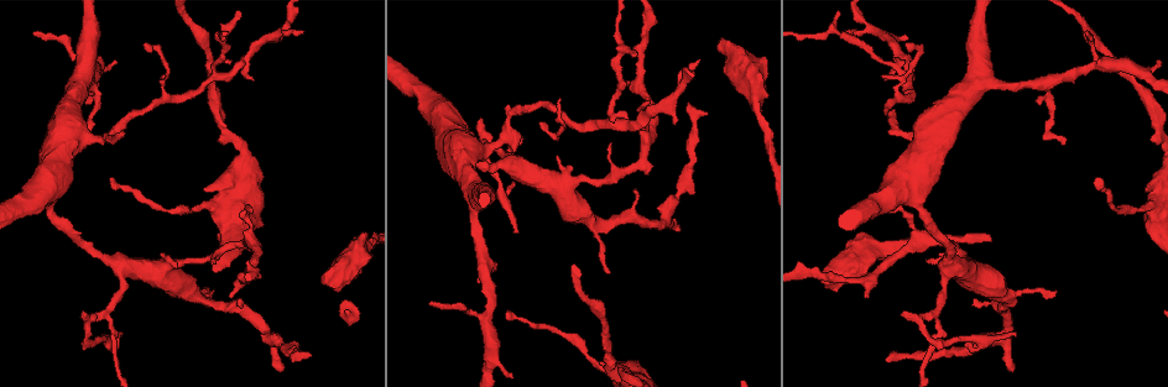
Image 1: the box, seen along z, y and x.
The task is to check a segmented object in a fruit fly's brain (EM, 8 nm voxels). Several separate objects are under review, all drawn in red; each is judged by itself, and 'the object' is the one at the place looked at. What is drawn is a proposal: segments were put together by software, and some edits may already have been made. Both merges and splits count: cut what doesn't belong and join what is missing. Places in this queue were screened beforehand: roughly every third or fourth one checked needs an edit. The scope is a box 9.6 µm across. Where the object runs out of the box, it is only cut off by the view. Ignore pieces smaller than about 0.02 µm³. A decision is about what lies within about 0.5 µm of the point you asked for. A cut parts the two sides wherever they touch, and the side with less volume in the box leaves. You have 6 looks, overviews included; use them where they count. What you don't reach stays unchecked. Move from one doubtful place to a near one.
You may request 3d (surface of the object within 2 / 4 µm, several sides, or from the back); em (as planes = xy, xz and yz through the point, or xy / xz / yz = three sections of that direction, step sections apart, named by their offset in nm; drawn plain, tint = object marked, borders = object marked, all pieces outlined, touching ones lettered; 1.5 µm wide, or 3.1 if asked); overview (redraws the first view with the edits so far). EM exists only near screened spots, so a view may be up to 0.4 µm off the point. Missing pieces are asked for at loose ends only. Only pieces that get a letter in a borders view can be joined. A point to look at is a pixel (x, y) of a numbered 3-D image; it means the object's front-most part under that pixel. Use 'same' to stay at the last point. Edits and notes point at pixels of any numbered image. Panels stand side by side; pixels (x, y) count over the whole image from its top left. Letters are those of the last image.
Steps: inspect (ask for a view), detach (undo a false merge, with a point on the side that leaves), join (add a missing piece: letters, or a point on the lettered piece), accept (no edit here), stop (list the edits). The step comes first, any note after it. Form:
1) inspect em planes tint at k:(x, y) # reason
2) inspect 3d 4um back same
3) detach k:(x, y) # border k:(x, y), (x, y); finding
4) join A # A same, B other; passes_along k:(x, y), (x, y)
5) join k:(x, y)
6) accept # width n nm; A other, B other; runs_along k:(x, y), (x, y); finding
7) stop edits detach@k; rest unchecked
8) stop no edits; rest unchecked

inspect em planes tint at 1:(215, 75) # a fork

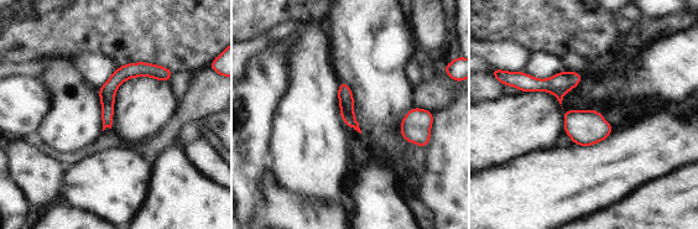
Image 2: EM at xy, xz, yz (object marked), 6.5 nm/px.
inspect em planes borders same

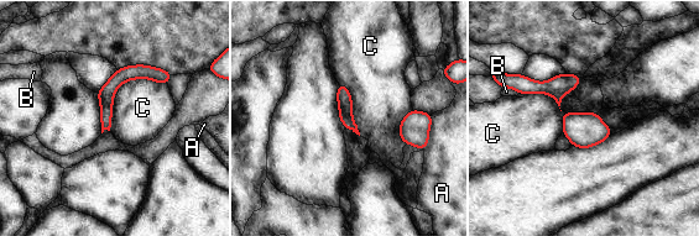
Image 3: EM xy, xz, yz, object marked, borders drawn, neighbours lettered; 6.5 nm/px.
accept # width 100 nm; A other, B other, C other; runs_along 3:(156, 78), (124, 74), (105, 94), (104, 126); continuous, no second cell

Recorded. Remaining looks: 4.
inspect 3d 2um at 1:(908, 45) # branch stops here

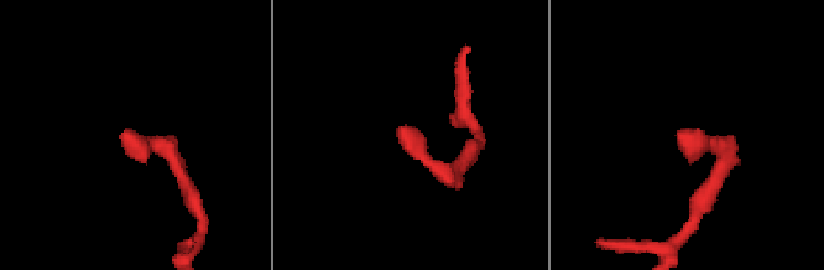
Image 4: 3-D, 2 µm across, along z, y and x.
inspect em xy step 8 tint at 4:(678, 137)

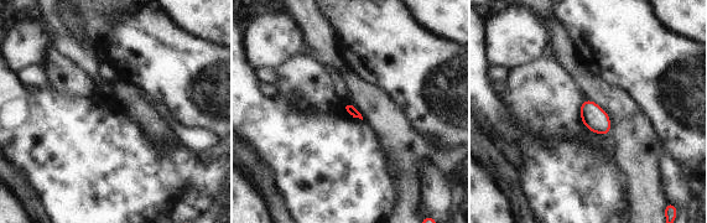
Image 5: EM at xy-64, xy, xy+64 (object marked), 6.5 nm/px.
inspect em xy step 8 borders same # what lies round it

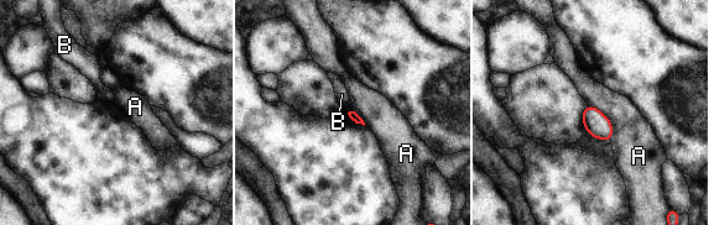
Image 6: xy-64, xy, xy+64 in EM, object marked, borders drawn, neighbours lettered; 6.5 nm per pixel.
accept # A other, B other; border 6:(588, 104), (610, 121), (611, 140); none of them fits

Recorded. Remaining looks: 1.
inspect em planes borders at 1:(823, 283) # stops while still wide

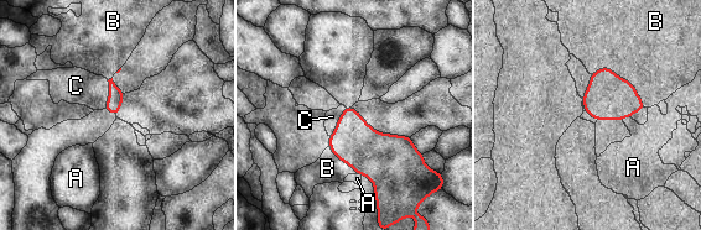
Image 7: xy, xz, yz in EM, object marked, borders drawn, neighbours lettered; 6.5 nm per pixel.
join C # longest_contact B 420 nm; A other, B other, C same; passes_along 7:(353, 141), (337, 123), (332, 116); it goes on there

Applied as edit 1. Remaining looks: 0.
stop edits join@7; rest unchecked

